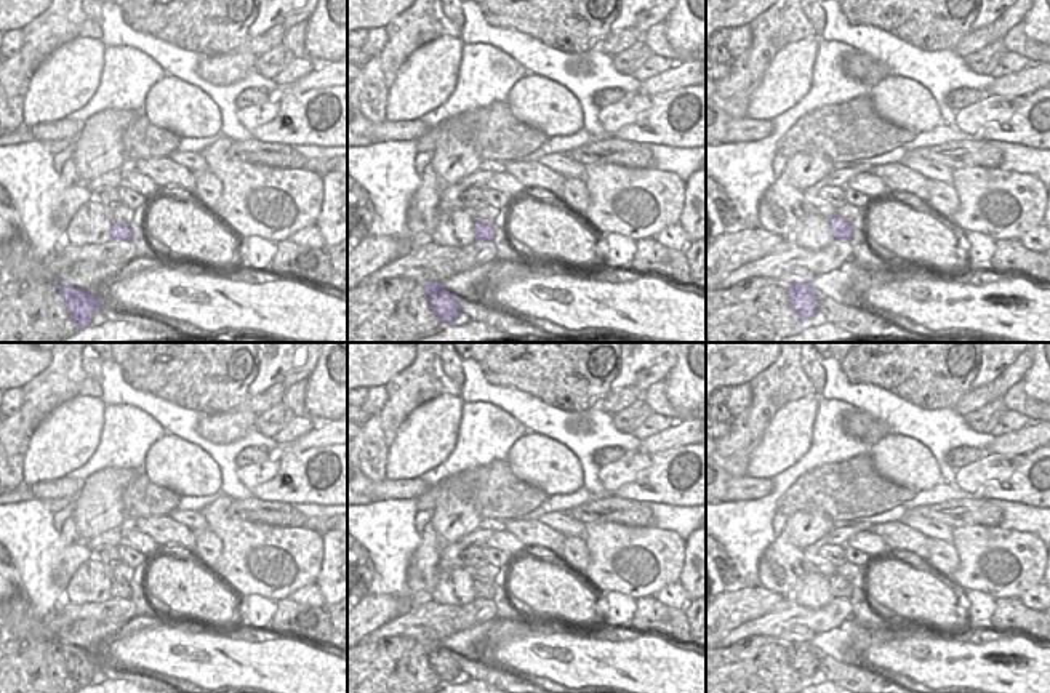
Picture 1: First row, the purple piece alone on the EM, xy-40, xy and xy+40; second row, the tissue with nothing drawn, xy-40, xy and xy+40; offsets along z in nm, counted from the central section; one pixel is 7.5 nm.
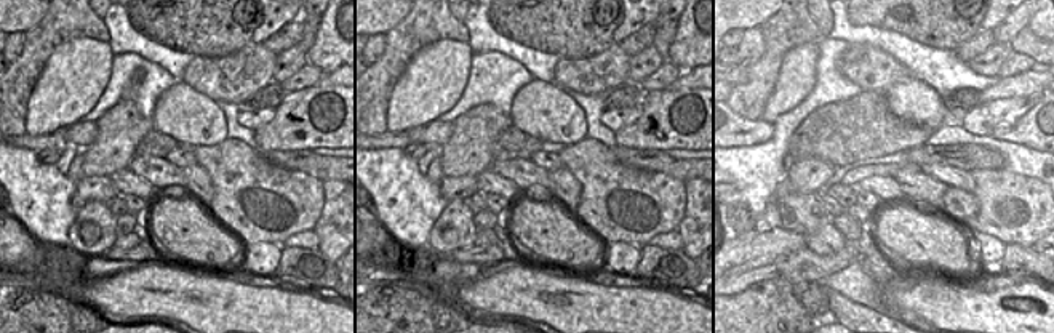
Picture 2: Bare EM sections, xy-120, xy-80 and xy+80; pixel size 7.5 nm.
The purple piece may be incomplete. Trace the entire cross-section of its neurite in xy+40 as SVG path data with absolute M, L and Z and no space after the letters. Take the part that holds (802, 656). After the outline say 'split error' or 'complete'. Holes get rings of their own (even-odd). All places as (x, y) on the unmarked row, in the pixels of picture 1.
M786 642L786 647L792 669L802 679L810 679L818 671L818 651L808 642Z | complete

